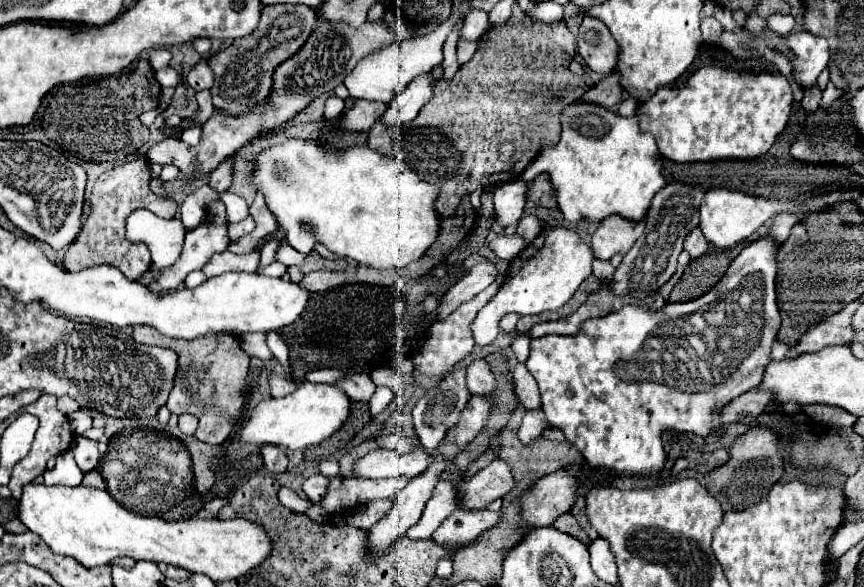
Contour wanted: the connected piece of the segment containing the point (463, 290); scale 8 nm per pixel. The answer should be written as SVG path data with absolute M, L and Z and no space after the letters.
M481 261L469 269L469 273L457 281L441 299L441 305L437 309L437 319L445 319L451 315L461 303L467 299L473 299L479 291L483 291L487 285L491 285L497 276L497 269L491 261Z

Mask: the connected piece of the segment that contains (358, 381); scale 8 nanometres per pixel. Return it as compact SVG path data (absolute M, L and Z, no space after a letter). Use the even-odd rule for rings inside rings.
M361 373L357 377L347 377L343 381L339 381L339 387L353 399L353 401L361 401L367 403L371 399L371 395L375 393L375 385L371 381L369 375Z

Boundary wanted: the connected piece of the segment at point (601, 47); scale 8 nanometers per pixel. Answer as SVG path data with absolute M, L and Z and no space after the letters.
M591 15L583 17L577 35L577 49L583 63L601 75L609 75L617 65L619 47L609 33L609 27Z

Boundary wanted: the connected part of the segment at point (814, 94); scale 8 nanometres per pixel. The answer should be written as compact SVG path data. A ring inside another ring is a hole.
M815 85L815 87L811 87L809 93L803 93L801 105L803 105L805 113L815 113L817 107L819 107L819 101L821 101L821 91L819 91L819 87Z

